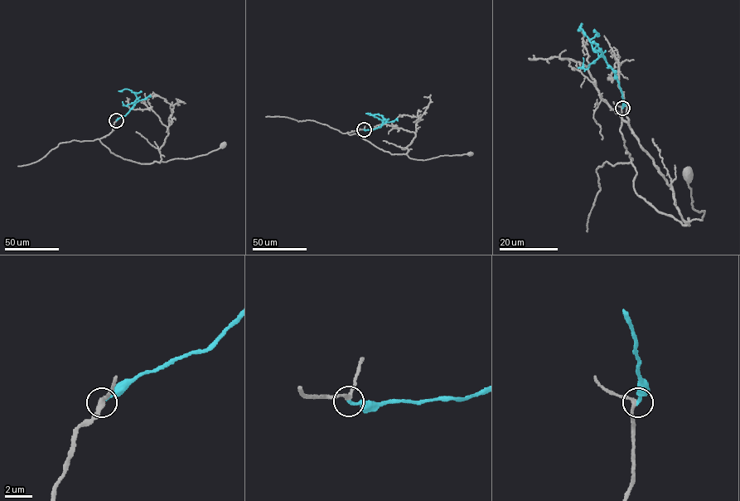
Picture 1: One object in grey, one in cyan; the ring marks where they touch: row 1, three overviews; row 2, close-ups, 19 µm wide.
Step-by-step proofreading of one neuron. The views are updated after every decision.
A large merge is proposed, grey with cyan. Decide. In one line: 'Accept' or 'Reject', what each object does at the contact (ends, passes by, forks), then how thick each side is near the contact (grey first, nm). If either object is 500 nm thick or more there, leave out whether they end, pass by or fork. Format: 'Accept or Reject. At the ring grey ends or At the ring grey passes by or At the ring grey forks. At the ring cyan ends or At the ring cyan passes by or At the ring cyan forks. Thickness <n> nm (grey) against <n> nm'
Accept. At the ring grey passes by. At the ring cyan ends. Thickness 280 nm (grey) against 240 nm

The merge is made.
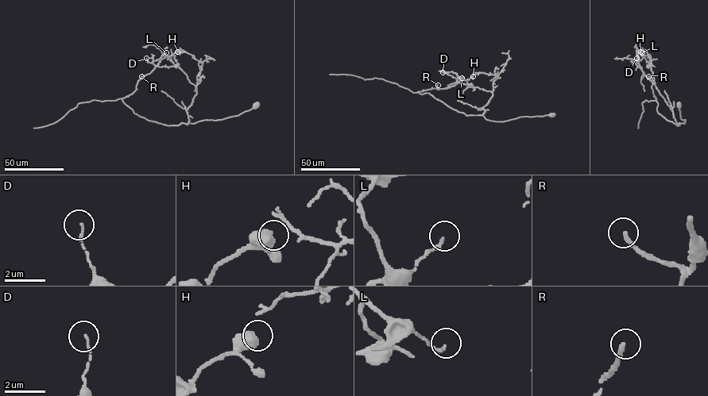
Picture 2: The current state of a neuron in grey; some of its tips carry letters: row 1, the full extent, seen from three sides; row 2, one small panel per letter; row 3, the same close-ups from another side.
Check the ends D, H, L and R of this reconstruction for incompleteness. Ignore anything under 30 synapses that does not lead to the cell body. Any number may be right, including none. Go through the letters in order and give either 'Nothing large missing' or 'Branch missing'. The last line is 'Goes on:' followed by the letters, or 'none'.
D: Nothing large missing
H: Nothing large missing
L: Nothing large missing
R: Branch missing
Goes on: R

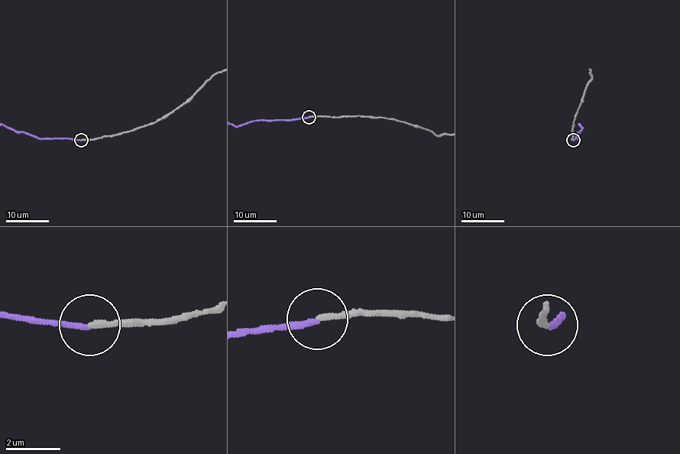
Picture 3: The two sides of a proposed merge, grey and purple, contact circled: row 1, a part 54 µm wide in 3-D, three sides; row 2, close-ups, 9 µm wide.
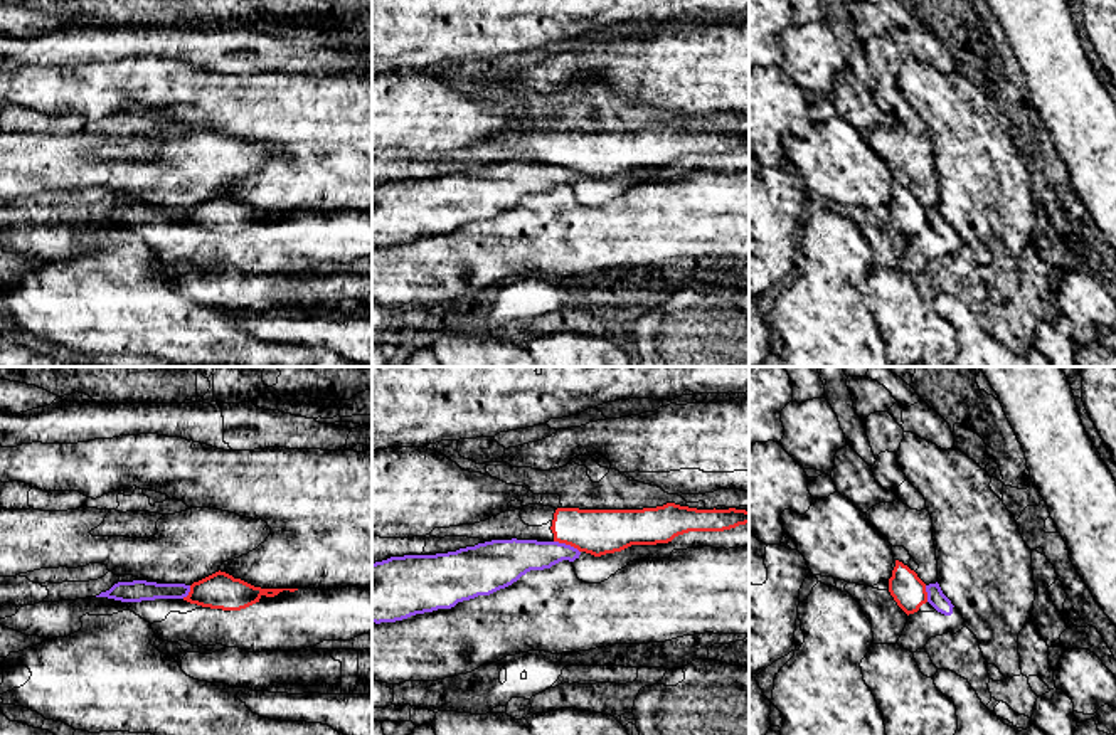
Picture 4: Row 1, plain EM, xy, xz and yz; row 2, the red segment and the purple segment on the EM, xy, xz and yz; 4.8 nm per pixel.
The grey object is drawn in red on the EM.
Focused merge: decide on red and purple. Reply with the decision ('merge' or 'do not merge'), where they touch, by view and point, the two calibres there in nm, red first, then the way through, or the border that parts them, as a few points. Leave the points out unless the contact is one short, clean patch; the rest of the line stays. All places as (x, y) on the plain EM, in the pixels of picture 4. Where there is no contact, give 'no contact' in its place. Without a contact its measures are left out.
do not merge; contact xz (568, 167); calibres 220 and 170 nm; border xz (554, 163), (569, 167), (579, 175)

